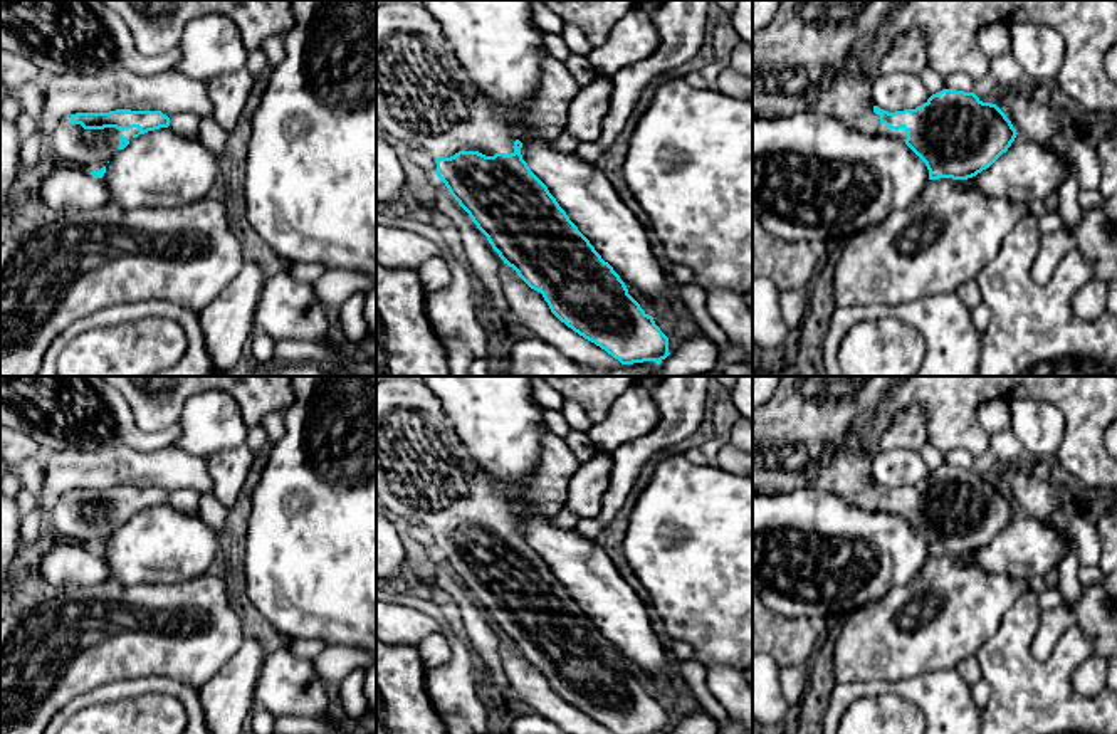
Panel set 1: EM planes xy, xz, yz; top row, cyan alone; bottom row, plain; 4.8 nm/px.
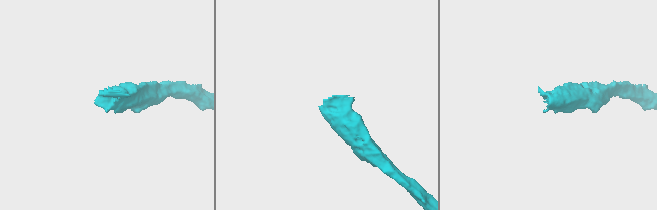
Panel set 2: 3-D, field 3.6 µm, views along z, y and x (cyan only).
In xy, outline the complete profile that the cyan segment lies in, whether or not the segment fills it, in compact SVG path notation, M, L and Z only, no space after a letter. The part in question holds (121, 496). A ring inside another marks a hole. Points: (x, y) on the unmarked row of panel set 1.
M161 487L76 489L45 504L47 527L60 539L102 554L111 532L133 514L168 502L170 494Z

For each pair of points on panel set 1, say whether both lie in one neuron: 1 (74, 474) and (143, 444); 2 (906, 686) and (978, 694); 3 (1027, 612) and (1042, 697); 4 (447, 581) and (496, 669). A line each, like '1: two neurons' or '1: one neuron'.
1: two neurons
2: two neurons
3: one neuron
4: one neuron

